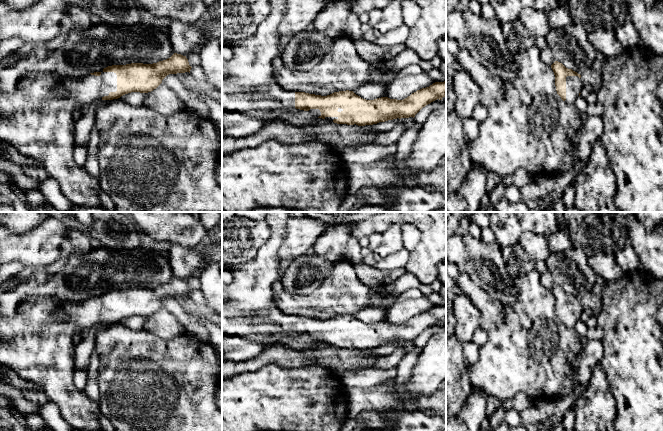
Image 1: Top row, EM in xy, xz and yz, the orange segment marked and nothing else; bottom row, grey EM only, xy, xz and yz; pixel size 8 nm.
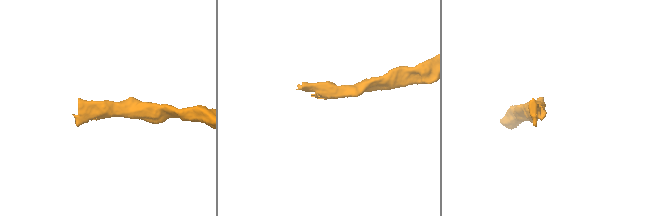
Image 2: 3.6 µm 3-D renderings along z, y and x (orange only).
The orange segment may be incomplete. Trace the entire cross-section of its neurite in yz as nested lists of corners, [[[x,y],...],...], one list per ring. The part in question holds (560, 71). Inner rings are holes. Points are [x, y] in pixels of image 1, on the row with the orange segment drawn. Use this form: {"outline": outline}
{"outline": [[[555,61],[551,68],[555,75],[557,94],[569,104],[575,105],[583,88],[581,75],[572,69],[566,68],[562,63]]]}

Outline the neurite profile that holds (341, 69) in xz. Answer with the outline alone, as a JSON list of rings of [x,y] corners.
[[[345,35],[335,39],[325,56],[309,70],[294,70],[286,66],[274,70],[275,83],[294,92],[327,96],[339,91],[353,91],[367,82],[370,71],[377,66],[363,60],[357,53],[354,41]]]

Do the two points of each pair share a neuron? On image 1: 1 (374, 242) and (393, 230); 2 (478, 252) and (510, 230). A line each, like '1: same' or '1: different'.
1: different
2: different

